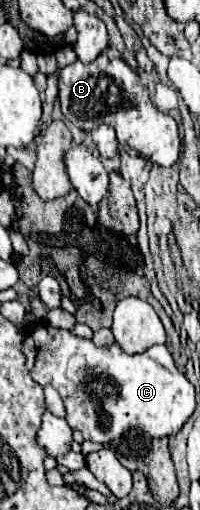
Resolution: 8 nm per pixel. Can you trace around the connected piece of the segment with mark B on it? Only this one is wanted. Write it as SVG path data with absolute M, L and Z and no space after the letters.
M100 55L88 65L74 61L60 69L58 95L62 113L76 127L92 131L100 123L108 123L116 129L120 145L130 145L132 149L144 153L152 163L162 167L172 167L176 163L180 153L178 125L168 113L160 113L152 105L148 89L142 87L136 71L132 71L126 61L108 59L108 55Z

